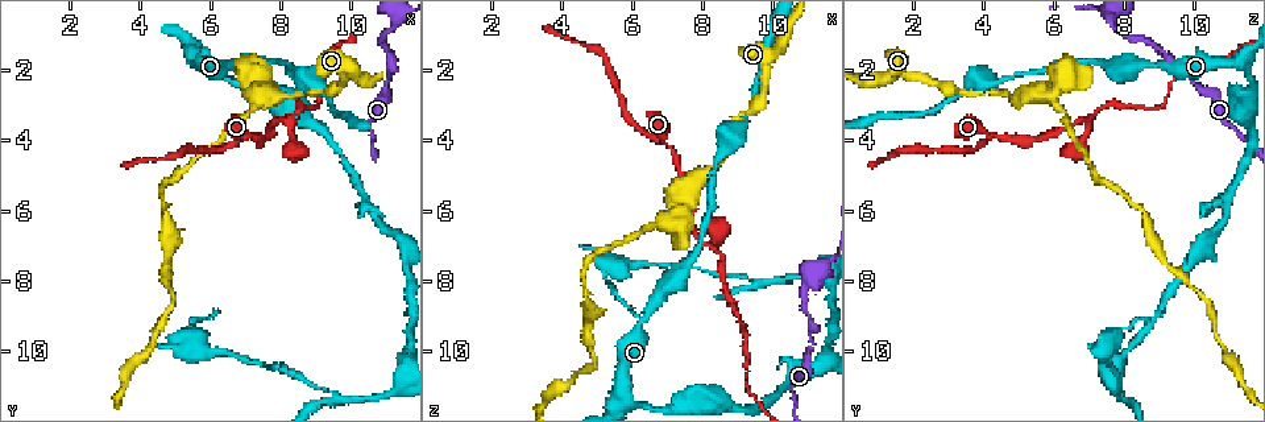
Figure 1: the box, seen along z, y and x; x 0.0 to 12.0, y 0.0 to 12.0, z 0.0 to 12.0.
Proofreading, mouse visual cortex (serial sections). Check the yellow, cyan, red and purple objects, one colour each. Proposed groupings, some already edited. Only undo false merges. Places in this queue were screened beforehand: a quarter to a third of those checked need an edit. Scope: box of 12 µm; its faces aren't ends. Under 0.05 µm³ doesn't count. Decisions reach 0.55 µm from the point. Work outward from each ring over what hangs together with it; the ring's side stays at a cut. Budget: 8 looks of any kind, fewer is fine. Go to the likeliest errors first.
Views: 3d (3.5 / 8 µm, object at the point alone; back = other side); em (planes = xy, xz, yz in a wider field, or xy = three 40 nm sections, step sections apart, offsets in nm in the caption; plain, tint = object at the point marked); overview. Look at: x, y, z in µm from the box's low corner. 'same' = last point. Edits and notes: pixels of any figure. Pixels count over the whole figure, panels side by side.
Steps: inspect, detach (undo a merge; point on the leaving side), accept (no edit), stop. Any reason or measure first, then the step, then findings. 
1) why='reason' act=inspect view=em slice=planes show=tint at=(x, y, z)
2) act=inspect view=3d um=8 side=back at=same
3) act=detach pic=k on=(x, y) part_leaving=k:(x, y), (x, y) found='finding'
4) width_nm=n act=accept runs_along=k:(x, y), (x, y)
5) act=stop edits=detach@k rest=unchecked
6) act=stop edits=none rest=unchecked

why='side arm on a straight run' act=inspect view=3d um=3.5 at=(8.3, 3.5, 7.0)

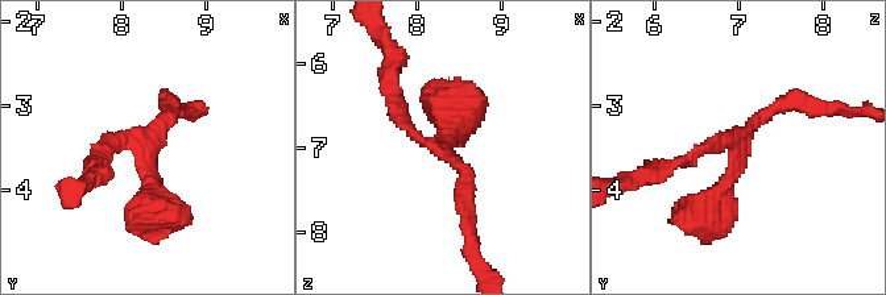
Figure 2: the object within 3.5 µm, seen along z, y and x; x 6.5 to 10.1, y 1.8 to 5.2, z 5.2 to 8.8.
arms=3 arm_widths_nm=150,200,300 why='need the tissue' act=inspect view=em slice=planes show=tint at=(8.25, 3.45, 7.00)

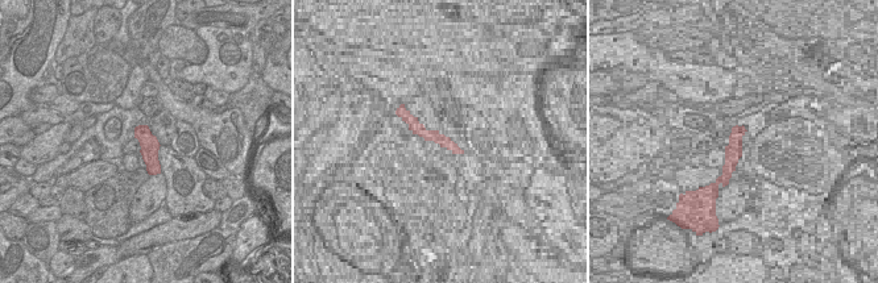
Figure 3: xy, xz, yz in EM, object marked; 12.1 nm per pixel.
act=inspect view=em slice=xy step=5 show=tint at=same

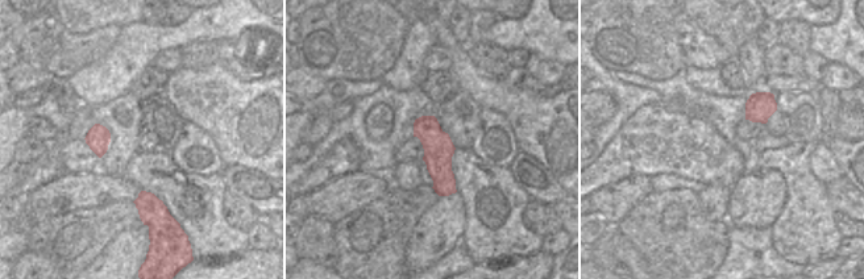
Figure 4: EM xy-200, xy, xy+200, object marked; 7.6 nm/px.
act=accept runs_along=2:(96, 162), (141, 145), (166, 214) found='continuous, no second cell'

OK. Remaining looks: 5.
act=inspect view=3d um=8 at=(8.1, 2.8, 11.2)

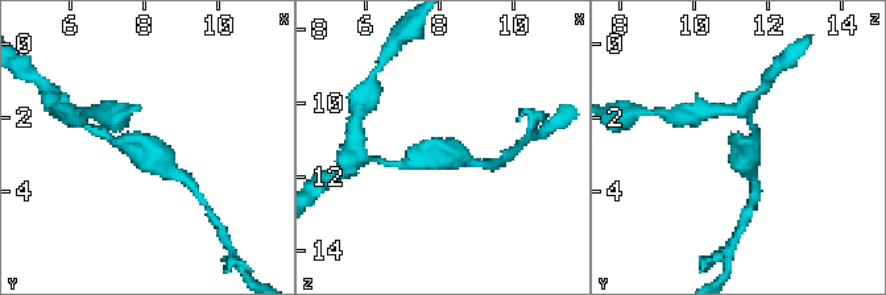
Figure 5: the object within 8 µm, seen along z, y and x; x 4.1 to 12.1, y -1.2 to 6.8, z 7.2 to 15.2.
act=inspect view=em slice=xy step=3 show=tint at=(8.1, 2.7, 11.2)

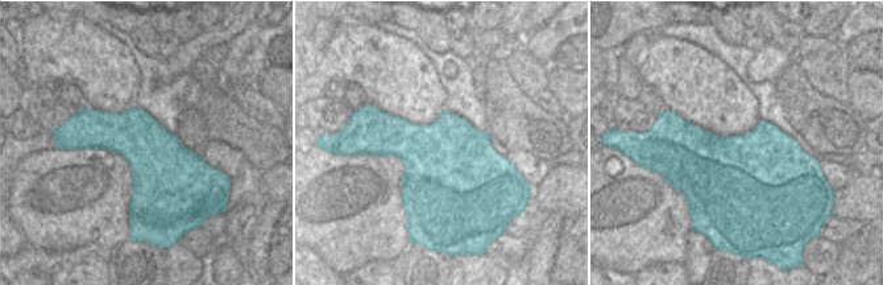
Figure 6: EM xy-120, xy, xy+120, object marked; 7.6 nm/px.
act=accept found='one cell here'

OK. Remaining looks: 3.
why='side arm on a straight run' act=inspect view=em slice=xy step=2 show=tint at=(9.7, 11.3, 8.1)

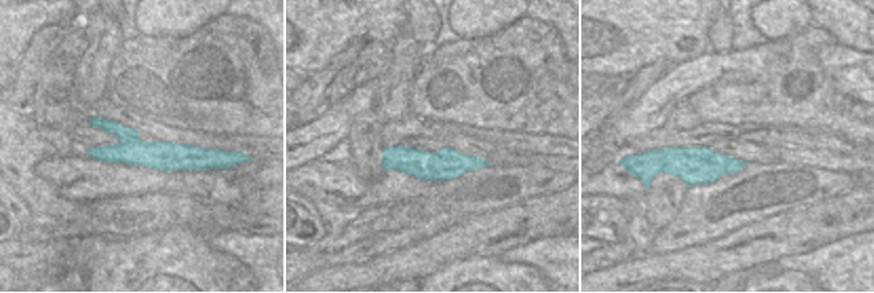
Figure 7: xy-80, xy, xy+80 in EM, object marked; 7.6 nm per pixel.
why='wider look' act=inspect view=3d um=3.5 at=same

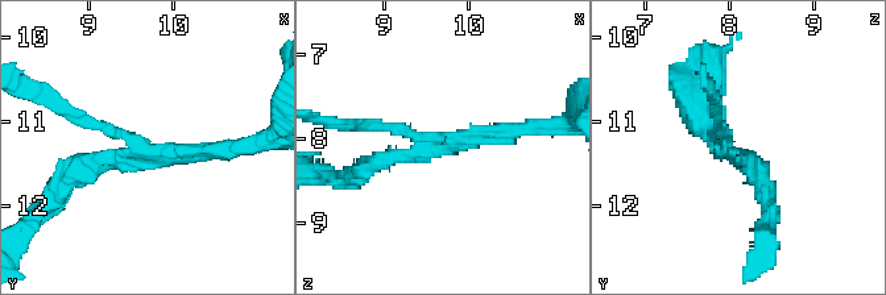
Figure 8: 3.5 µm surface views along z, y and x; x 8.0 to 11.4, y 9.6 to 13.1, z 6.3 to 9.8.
act=accept runs_along=8:(237, 148), (149, 152), (71, 115) found='continuous, no second cell'

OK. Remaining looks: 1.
act=stop edits=none rest=unchecked

